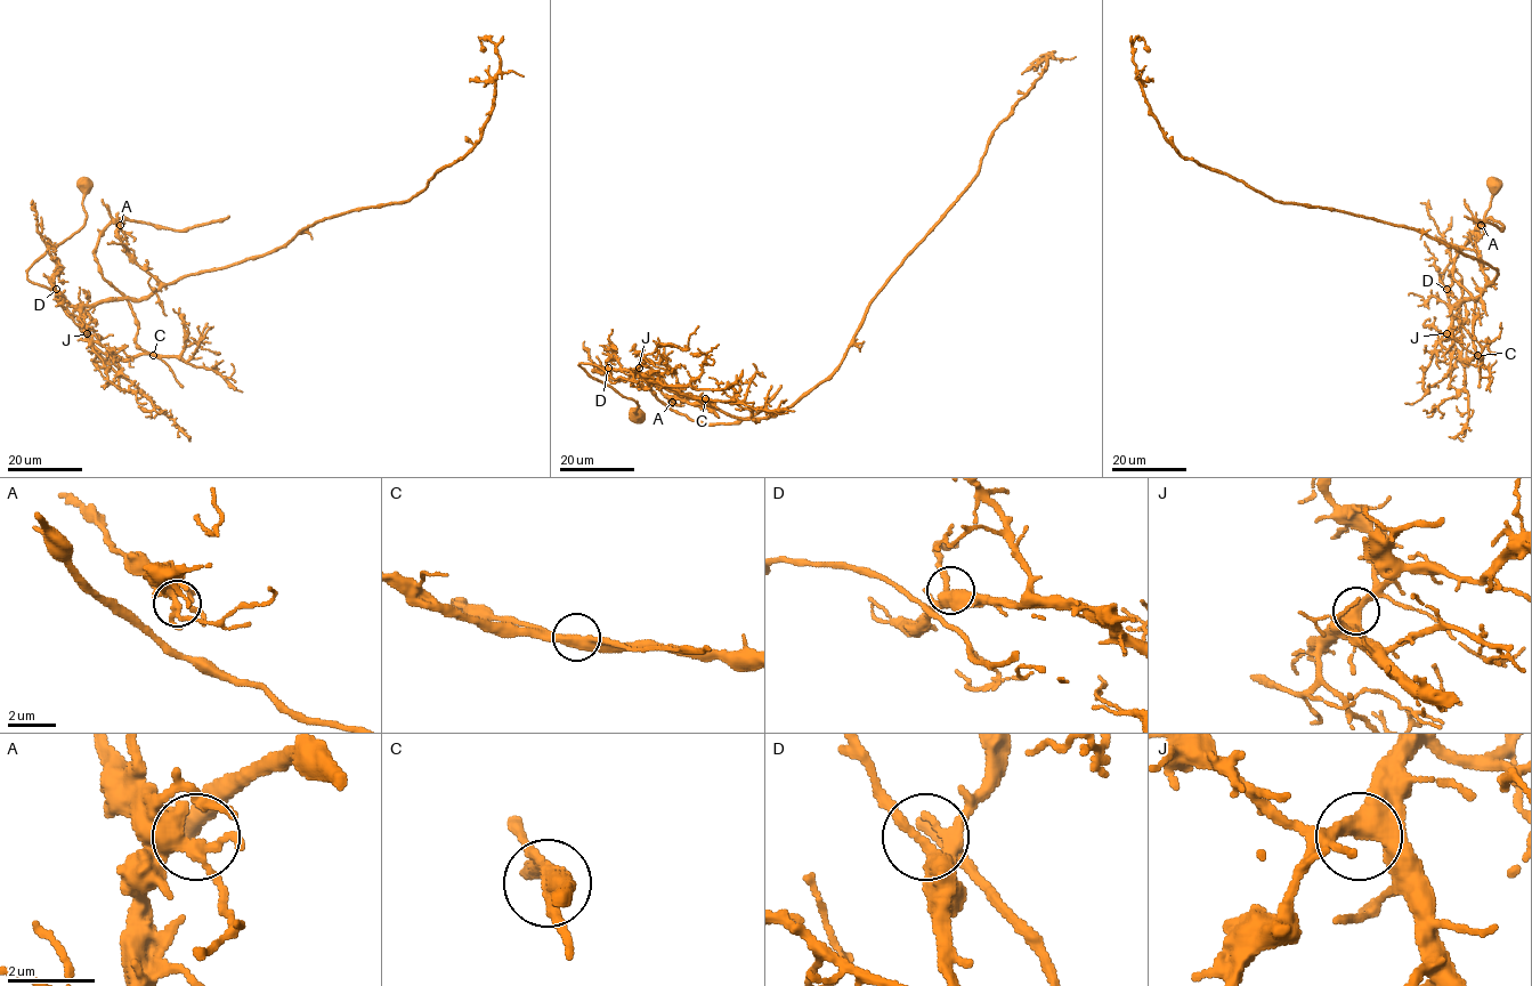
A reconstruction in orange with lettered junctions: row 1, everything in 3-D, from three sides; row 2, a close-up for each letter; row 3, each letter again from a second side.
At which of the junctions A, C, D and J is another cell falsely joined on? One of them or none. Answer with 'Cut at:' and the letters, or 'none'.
Cut at: C

